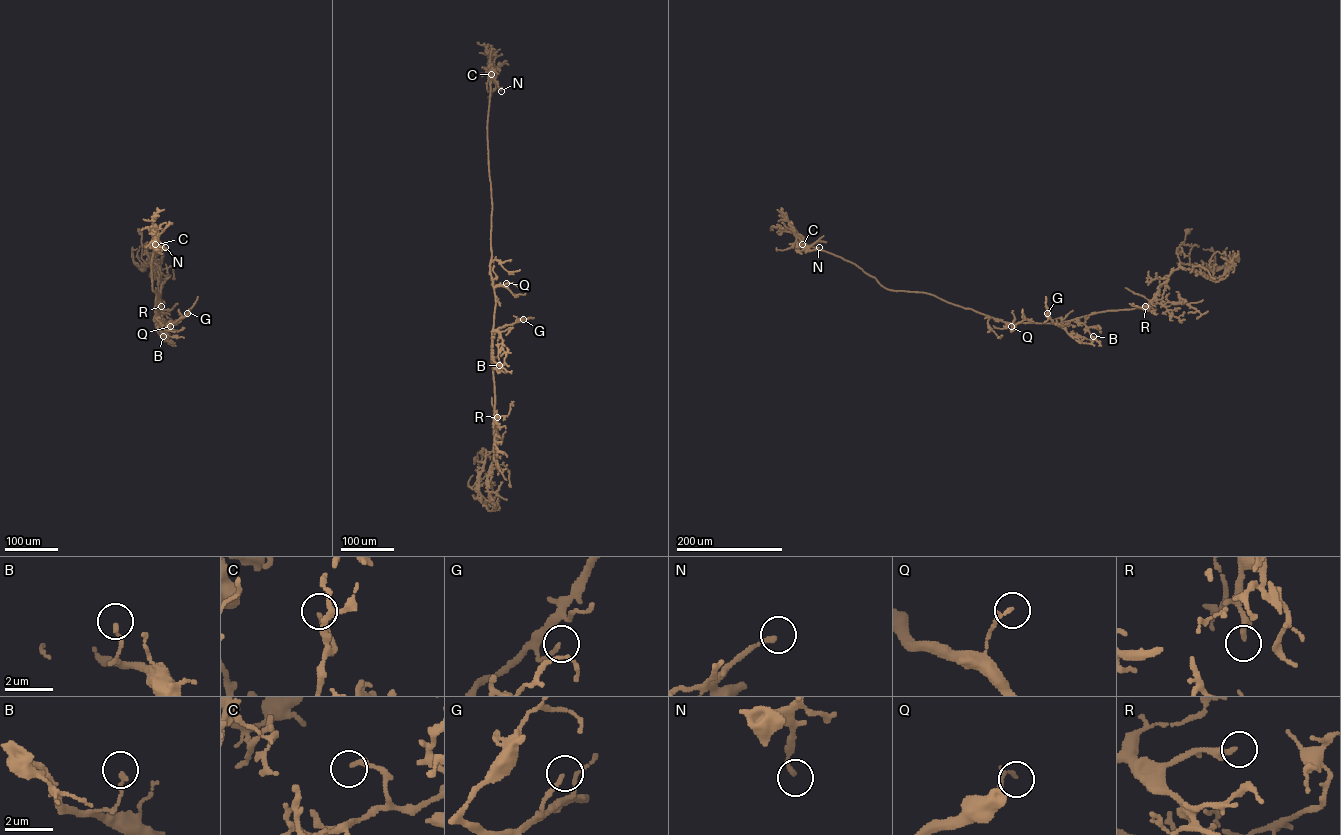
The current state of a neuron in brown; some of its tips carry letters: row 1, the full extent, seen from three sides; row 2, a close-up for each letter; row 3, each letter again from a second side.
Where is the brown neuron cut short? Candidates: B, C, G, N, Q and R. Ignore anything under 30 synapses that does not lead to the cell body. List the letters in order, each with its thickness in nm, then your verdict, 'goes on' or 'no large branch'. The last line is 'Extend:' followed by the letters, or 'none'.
B: calibre 170 nm; no large branch
C: calibre 200 nm; no large branch
G: calibre 160 nm; no large branch
N: calibre 170 nm; no large branch
Q: calibre 170 nm; no large branch
R: calibre 260 nm; no large branch
Extend: none

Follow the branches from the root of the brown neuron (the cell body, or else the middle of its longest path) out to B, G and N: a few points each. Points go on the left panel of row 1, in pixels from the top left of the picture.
B: (139, 230), (142, 246), (160, 271), (159, 309), (155, 319), (157, 332), (163, 336)
G: (139, 230), (142, 246), (160, 271), (156, 323), (173, 322), (187, 313)
N: (139, 230), (142, 246), (160, 271), (157, 324), (151, 262), (154, 245), (157, 251), (165, 247)

